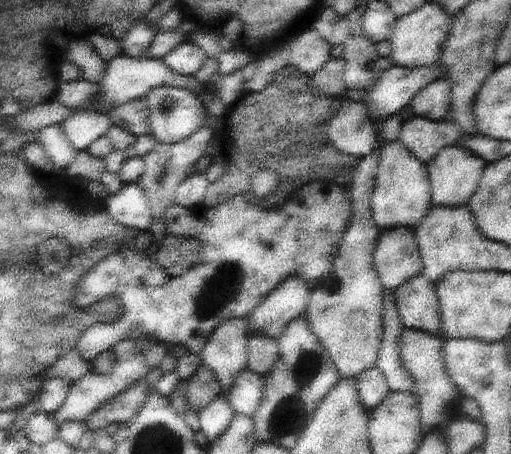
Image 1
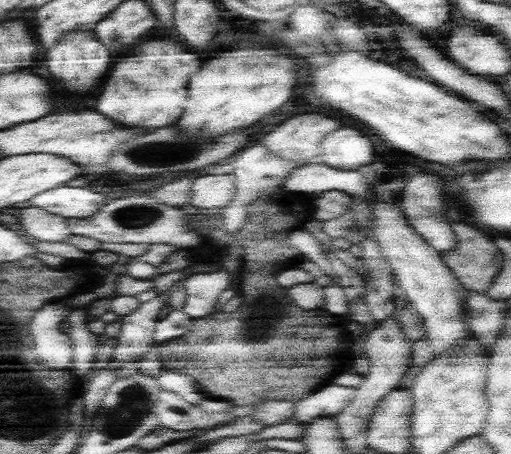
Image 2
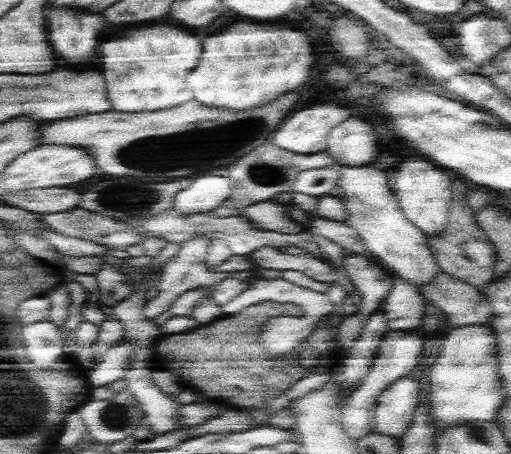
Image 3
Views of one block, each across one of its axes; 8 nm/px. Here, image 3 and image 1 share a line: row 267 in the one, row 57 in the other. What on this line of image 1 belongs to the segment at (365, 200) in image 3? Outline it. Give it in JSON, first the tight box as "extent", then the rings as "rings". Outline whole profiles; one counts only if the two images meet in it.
{"extent":[387,4,453,70],"rings":[[[425,4],[423,8],[415,10],[409,16],[403,16],[395,22],[393,36],[387,40],[391,44],[389,58],[393,66],[397,68],[409,68],[409,70],[419,70],[419,68],[431,68],[443,58],[445,44],[451,36],[453,30],[453,16],[449,16],[439,4]]]}

